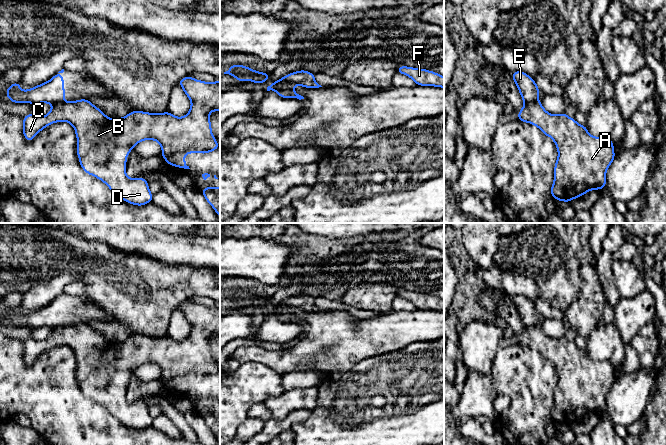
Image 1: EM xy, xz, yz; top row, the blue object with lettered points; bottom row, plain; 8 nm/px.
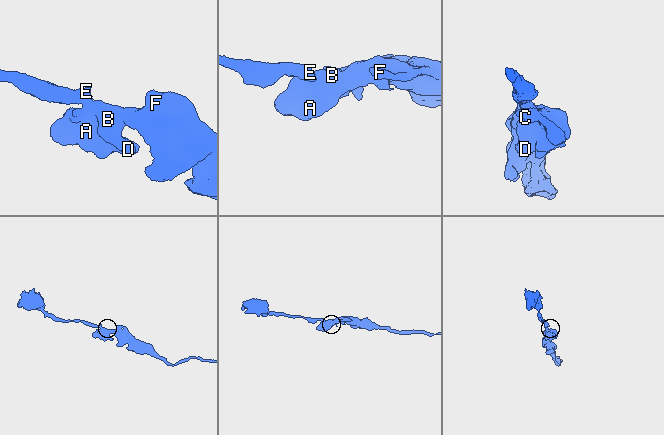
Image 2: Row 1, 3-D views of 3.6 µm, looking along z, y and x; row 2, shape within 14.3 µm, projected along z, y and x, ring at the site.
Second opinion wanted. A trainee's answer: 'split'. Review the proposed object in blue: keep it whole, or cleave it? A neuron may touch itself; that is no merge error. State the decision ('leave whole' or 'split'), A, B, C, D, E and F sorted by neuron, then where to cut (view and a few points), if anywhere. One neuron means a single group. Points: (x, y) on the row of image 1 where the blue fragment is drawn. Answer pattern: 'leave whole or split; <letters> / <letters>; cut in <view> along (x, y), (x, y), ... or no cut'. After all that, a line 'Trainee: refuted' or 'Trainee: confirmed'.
split; A B C D F / E; cut in yz along (537, 99), (524, 103)
Trainee: confirmed

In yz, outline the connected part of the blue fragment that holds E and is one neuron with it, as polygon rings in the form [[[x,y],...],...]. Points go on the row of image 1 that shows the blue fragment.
[[[515,71],[512,72],[512,78],[524,103],[531,103],[538,100],[540,90],[536,82],[529,75],[522,71]]]

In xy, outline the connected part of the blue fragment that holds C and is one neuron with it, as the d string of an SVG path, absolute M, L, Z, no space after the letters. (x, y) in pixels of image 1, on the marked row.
M191 76L182 78L179 85L191 101L191 108L184 117L176 117L170 112L159 114L132 111L123 118L111 119L87 99L52 104L45 116L32 113L23 117L23 135L32 141L37 133L48 125L65 121L70 123L77 137L77 155L82 169L104 182L110 190L127 203L142 206L152 202L153 195L145 178L128 178L126 175L127 156L139 142L155 140L161 145L162 158L170 166L190 169L184 156L189 153L210 153L220 148L212 134L209 114L220 111L220 80L207 83Z

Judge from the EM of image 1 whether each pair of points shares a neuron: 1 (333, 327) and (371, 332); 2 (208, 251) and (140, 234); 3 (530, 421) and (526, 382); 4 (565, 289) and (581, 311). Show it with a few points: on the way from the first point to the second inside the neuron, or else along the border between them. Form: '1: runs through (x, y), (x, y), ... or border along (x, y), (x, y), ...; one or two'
1: runs through (342, 333), (362, 333); one
2: runs through (191, 248), (168, 248), (157, 244); one
3: runs through (530, 411), (530, 392); one
4: border along (574, 299), (563, 312); two

